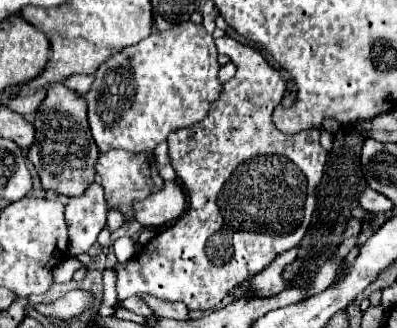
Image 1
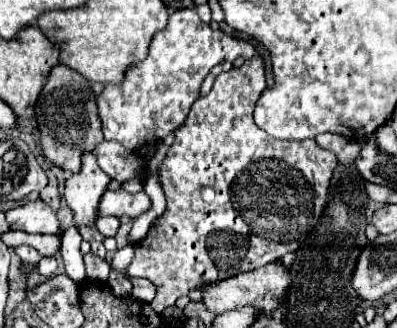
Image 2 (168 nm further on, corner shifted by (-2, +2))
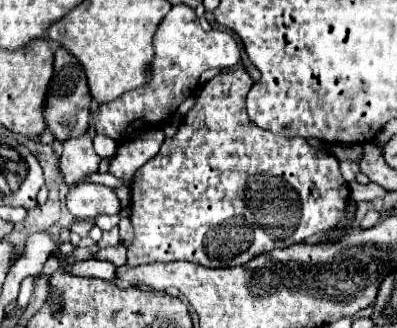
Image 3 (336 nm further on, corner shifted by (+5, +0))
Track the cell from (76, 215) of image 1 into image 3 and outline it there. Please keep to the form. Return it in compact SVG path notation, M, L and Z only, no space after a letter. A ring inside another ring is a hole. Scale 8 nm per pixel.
M86 132L78 138L70 138L64 142L64 152L60 158L60 166L64 172L64 182L68 186L76 186L84 176L98 172L100 156L94 152L92 136Z

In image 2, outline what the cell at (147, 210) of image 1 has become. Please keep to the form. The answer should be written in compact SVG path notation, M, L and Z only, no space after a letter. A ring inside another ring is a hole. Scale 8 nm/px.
M107 190L103 194L103 202L101 202L101 208L99 208L99 214L101 216L127 216L127 218L137 218L145 212L151 210L151 200L149 196L141 190L137 194L127 194L123 190Z

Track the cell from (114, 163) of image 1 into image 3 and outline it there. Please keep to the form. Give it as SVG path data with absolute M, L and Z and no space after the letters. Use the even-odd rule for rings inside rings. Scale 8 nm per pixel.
M96 134L96 136L94 136L94 148L96 148L96 152L98 152L100 156L112 158L114 152L116 152L116 142L114 142L112 138L104 136L104 134Z

